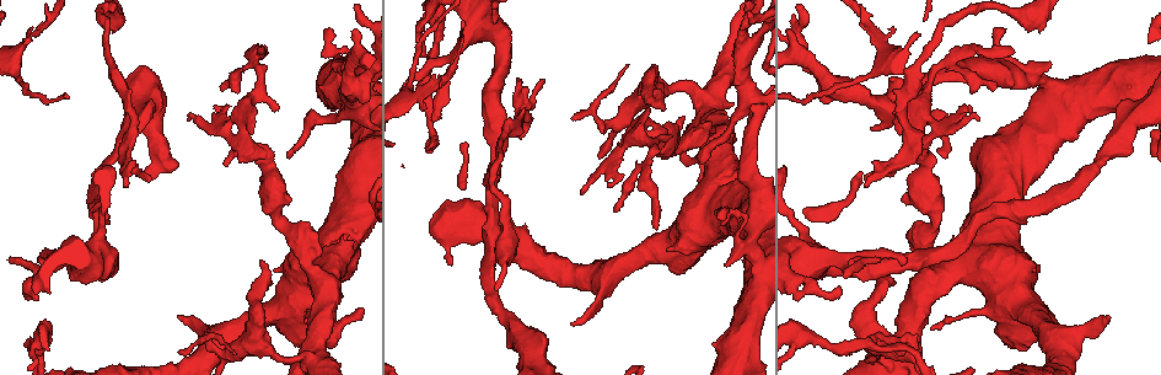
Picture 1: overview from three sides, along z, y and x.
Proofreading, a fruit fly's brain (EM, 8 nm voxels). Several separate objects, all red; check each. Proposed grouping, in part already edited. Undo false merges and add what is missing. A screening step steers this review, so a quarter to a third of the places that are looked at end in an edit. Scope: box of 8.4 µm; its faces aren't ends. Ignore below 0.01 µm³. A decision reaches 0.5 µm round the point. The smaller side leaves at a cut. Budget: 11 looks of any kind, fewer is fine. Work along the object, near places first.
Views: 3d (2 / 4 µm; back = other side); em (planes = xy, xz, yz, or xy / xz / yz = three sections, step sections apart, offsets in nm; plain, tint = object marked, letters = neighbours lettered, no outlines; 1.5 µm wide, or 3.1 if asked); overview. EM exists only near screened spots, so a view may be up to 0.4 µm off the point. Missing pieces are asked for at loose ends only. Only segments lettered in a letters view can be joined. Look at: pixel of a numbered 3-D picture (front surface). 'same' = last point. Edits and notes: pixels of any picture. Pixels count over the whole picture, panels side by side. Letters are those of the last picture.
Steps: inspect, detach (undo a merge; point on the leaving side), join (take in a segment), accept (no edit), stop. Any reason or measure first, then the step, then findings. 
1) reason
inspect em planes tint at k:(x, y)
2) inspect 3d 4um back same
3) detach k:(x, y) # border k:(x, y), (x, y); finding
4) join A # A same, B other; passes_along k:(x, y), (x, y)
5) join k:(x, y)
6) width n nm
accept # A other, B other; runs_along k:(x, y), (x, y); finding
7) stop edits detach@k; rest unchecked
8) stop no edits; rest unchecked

a fork
inspect em xz step 8 tint at 1:(618, 124)

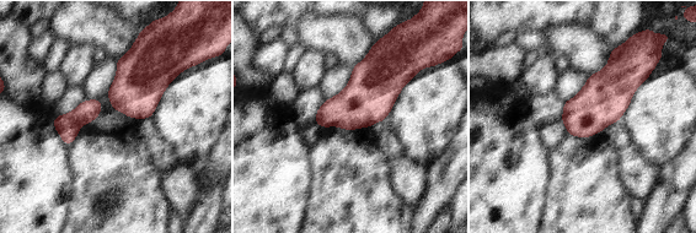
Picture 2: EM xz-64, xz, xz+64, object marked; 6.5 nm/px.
inspect em planes tint same

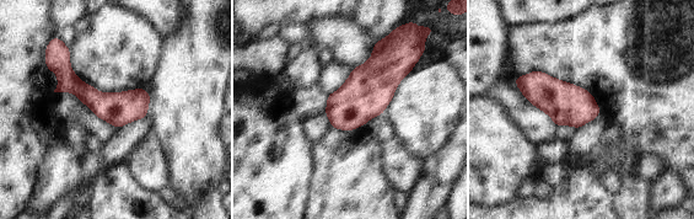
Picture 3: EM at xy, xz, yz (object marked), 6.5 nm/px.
what lies round it
inspect em planes letters same

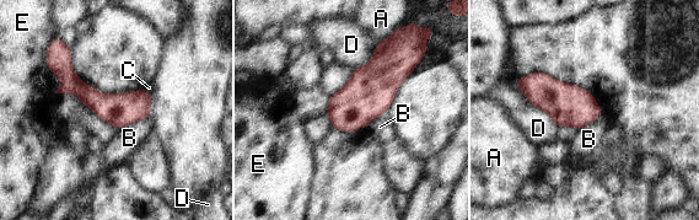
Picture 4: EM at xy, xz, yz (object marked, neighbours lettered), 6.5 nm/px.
accept # A other, B other, C other, D other, E other; runs_along 4:(59, 65), (98, 103), (145, 114); continuous, no second neuron

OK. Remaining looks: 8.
touches itself
inspect 3d 4um at 1:(701, 171)

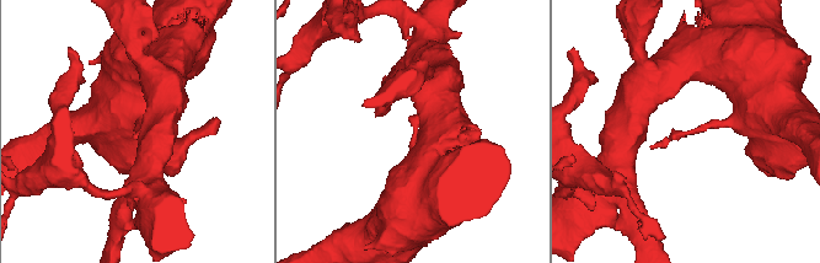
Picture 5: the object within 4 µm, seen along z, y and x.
inspect em planes plain at 5:(414, 133)

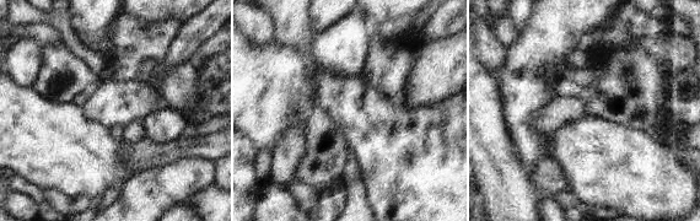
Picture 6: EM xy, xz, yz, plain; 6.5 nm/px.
inspect em planes letters same

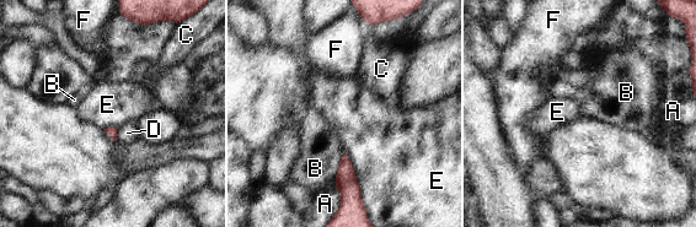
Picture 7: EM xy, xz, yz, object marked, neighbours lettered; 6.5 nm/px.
longest_contact E 300 nm
accept # A other, B other, C other, D other, E other, F other; border 7:(343, 151), (352, 165), (360, 194); continuous, no second neuron

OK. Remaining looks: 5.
inspect em planes letters at 1:(1010, 54)

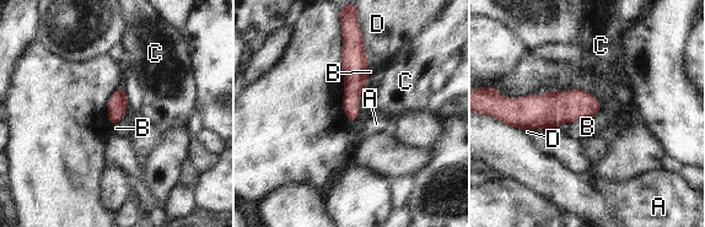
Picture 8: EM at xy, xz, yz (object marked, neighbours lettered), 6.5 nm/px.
width 110 nm
accept # A other, B other, C other, D other; border 8:(599, 111), (554, 126); none of them fits

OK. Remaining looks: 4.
free end
inspect em planes letters at 1:(125, 186)

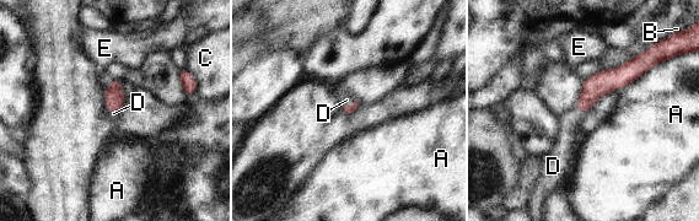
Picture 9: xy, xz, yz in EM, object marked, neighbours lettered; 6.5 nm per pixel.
join D # A other, B other, C other, D same, E other; the neuron continues

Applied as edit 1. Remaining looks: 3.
stop edits join@9; rest unchecked

